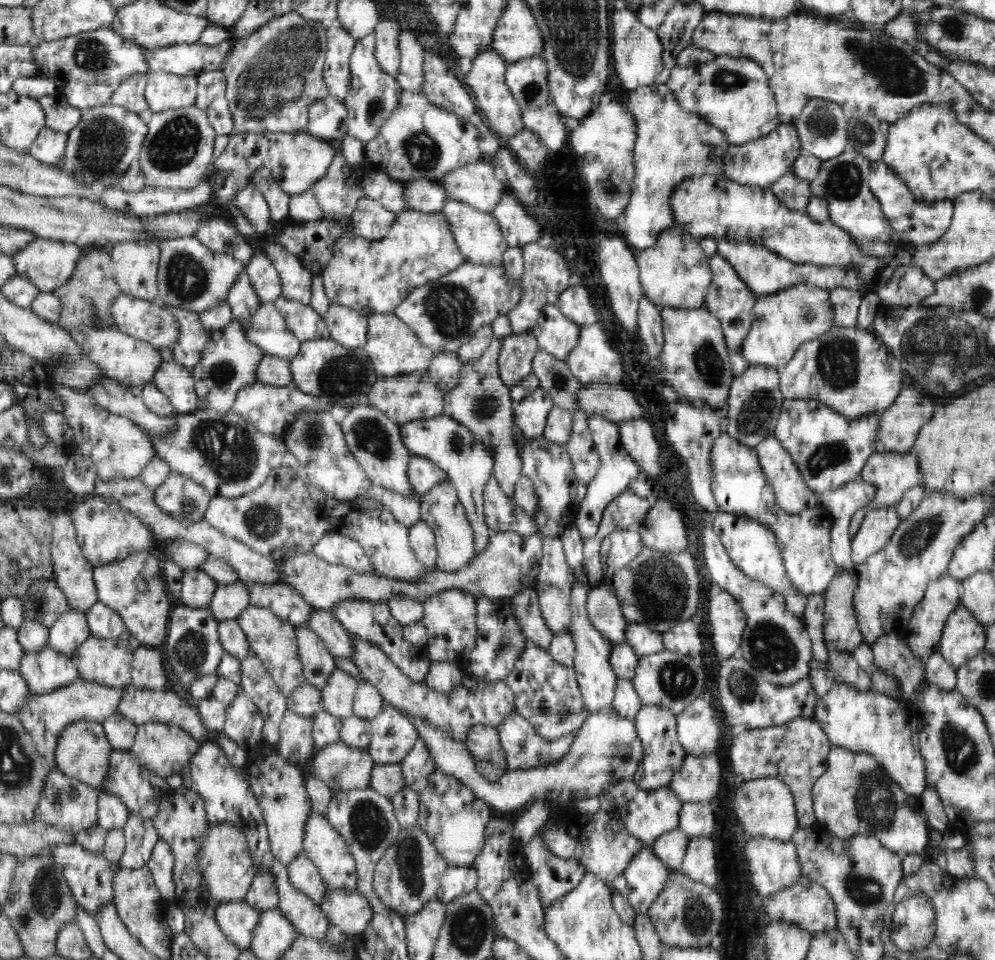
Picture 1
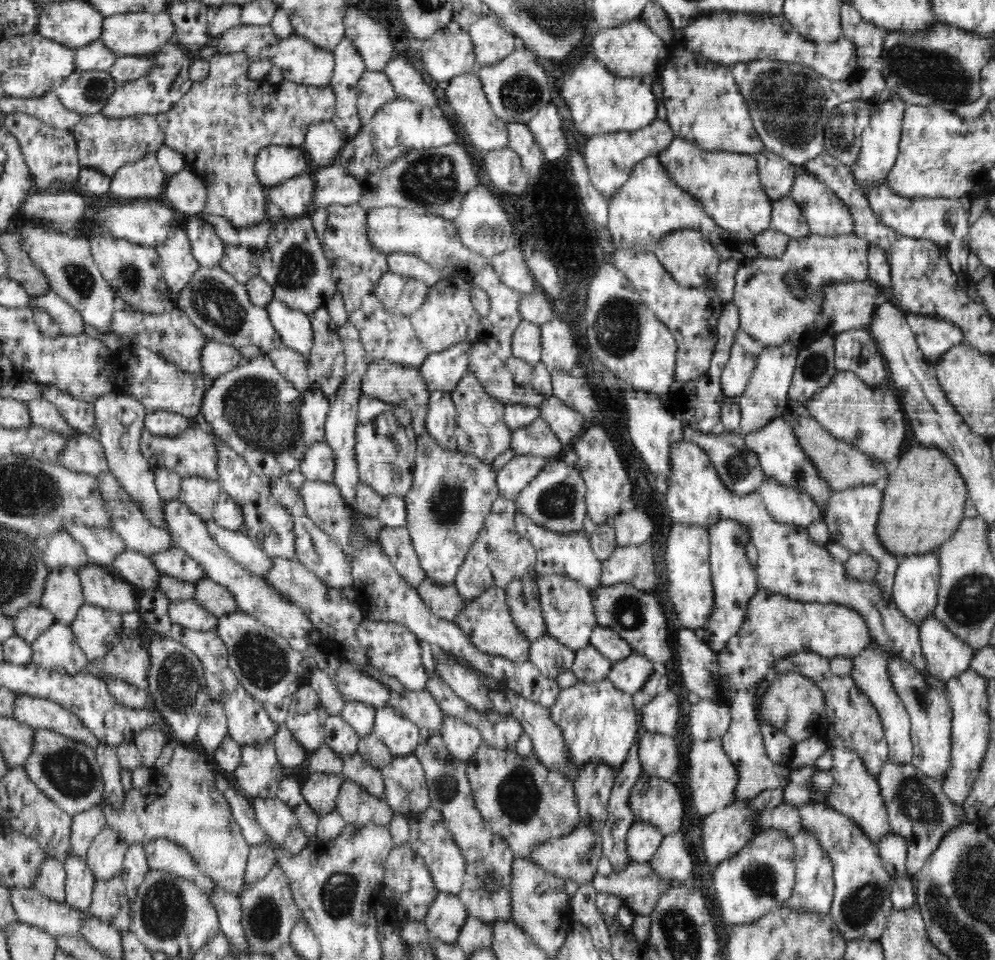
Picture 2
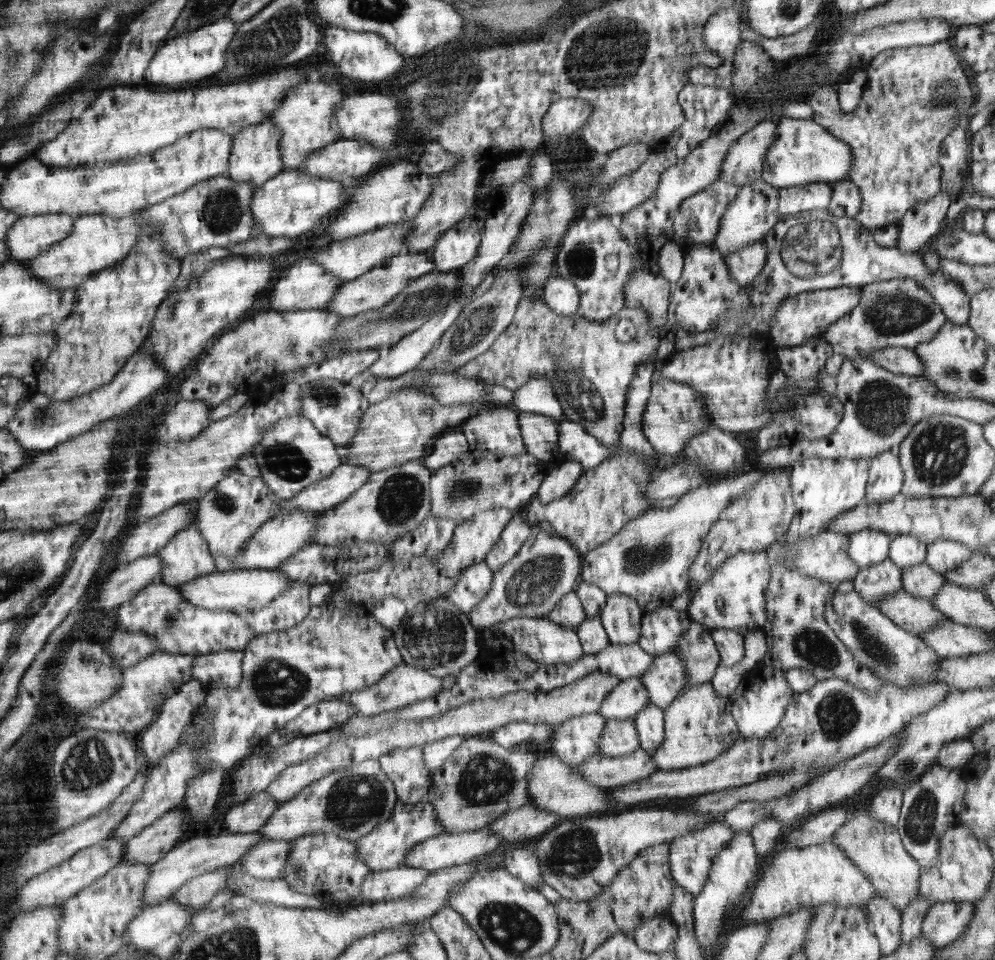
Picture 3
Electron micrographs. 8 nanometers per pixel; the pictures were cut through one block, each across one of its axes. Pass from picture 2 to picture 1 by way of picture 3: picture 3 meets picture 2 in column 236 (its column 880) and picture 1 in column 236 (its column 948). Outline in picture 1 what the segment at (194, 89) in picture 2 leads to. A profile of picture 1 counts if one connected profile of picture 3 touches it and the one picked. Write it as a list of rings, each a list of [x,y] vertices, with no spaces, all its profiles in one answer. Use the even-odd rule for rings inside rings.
[[[296,10],[276,16],[244,39],[235,40],[231,53],[223,64],[227,87],[225,95],[233,114],[233,134],[242,132],[306,132],[308,103],[329,95],[323,81],[323,68],[327,51],[327,27],[321,20],[308,20]]]

